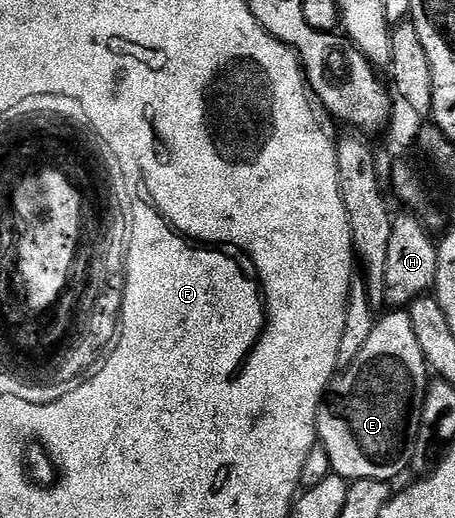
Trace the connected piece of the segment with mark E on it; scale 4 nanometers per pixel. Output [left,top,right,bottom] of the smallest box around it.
[317,308,429,483]

